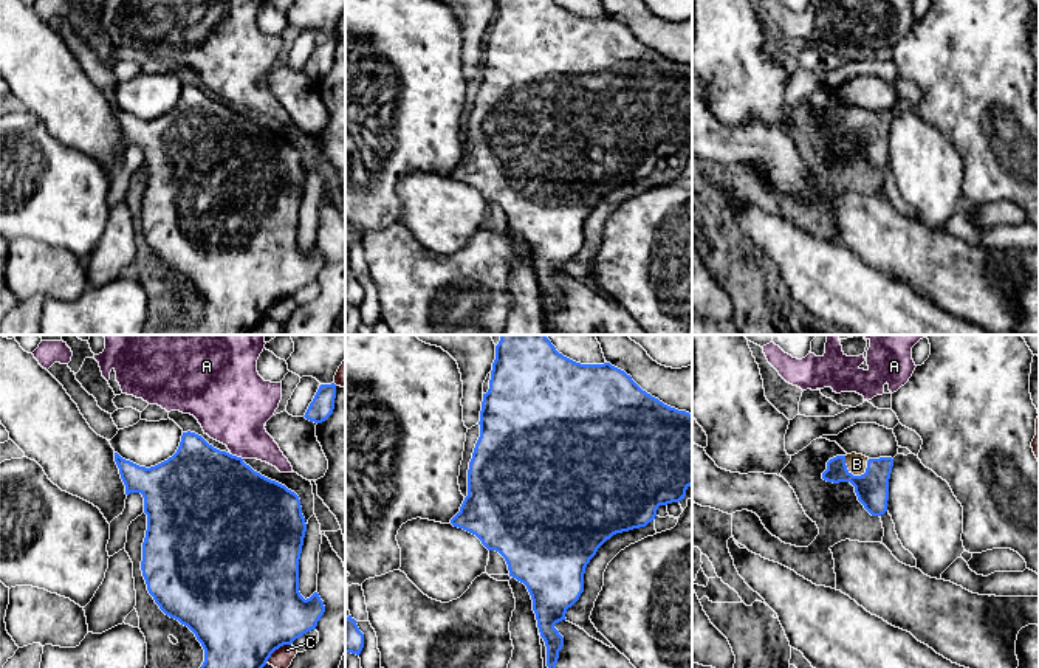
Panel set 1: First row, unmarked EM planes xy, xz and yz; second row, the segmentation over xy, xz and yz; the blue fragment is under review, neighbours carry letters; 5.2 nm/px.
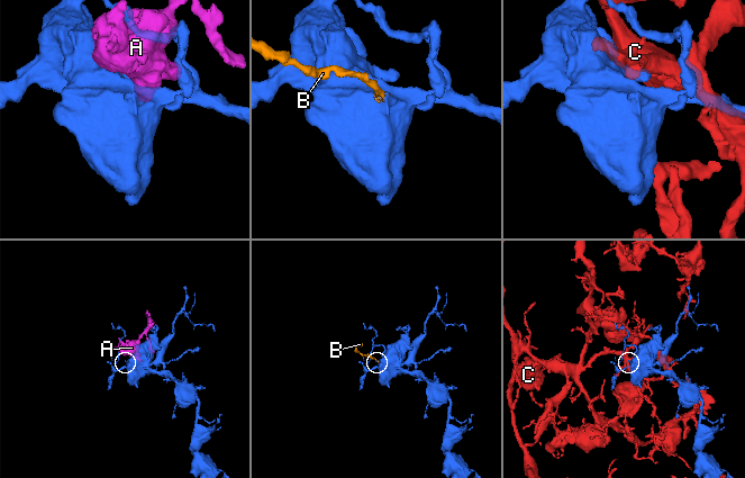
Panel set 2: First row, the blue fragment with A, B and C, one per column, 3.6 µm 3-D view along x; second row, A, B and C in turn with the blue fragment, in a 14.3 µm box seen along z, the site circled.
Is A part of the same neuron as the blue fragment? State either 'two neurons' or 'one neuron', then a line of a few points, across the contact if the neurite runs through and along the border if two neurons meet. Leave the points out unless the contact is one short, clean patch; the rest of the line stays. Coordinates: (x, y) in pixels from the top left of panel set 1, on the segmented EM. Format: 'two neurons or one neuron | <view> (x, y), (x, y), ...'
two neurons

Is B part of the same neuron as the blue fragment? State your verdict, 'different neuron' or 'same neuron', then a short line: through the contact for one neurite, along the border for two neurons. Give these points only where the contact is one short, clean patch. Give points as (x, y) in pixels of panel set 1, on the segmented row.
same neuron; line yz (872, 488), (858, 475), (850, 473), (857, 464)

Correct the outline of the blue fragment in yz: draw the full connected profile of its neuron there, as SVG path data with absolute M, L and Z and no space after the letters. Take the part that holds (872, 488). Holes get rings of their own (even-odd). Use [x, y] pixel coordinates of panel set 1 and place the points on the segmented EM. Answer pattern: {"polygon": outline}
{"polygon": "M852 453L830 459L822 479L833 484L850 482L864 508L872 516L881 516L887 511L892 467L892 457L869 459Z"}

